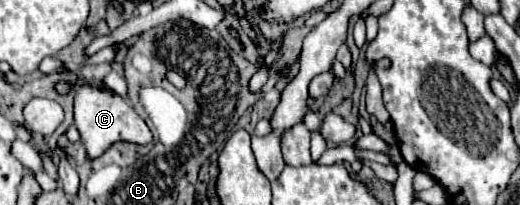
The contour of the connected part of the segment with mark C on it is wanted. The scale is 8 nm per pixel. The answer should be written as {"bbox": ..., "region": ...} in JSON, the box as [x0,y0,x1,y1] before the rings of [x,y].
{"bbox":[74,81,152,157],"region":[[[88,81],[76,87],[74,95],[74,125],[78,127],[82,139],[86,141],[88,157],[100,157],[112,143],[130,141],[138,145],[148,145],[152,141],[152,133],[148,125],[138,117],[138,113],[128,105],[124,97],[110,89],[100,89]]]}

